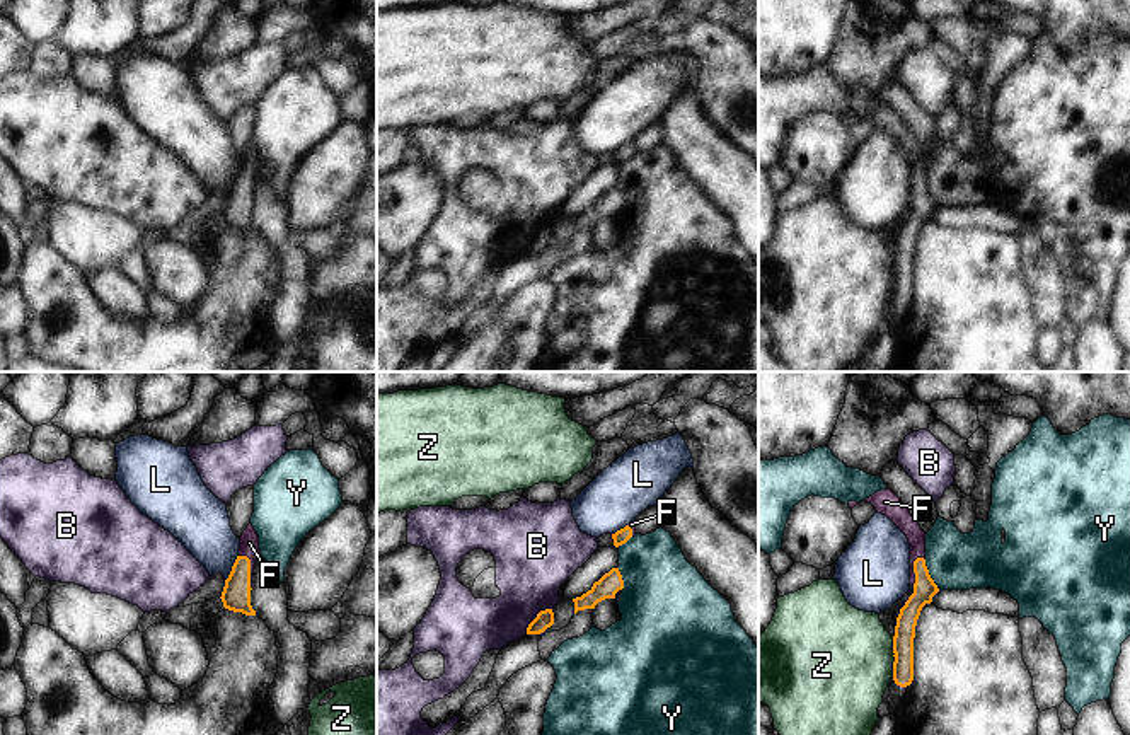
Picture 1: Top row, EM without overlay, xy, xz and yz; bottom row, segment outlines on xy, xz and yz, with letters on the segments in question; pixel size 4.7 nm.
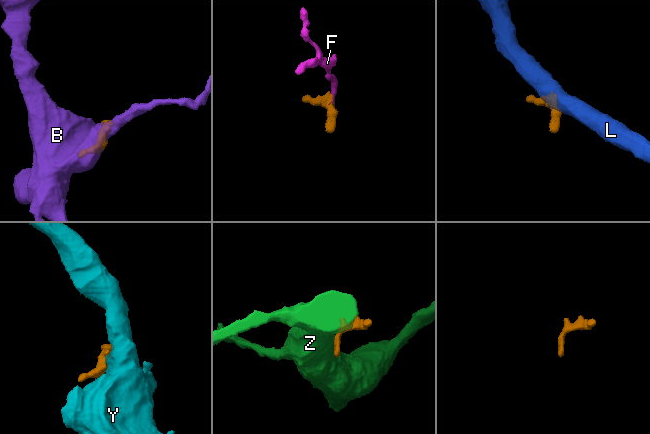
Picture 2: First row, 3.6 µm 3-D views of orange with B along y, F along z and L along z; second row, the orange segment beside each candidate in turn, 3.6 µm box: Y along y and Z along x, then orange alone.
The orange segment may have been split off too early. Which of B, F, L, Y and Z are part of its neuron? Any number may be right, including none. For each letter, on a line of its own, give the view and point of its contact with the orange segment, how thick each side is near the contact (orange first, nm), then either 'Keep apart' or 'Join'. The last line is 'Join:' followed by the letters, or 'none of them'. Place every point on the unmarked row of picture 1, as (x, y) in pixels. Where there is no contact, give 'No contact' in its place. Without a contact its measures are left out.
B: Touches orange at xz (536, 236). Thickness 90 nm (orange) against 340 nm. Keep apart
F: Touches orange at xy (249, 188). Thickness 140 nm (orange) against 100 nm. Join
L: Touches orange at xy (232, 186). Thickness 140 nm (orange) against 260 nm. Keep apart
Y: Touches orange at yz (929, 193). Thickness 110 nm (orange) against 280 nm. Keep apart
Z: Touches orange at yz (893, 283). Thickness 100 nm (orange) against 500 nm. Keep apart
Join: F.

